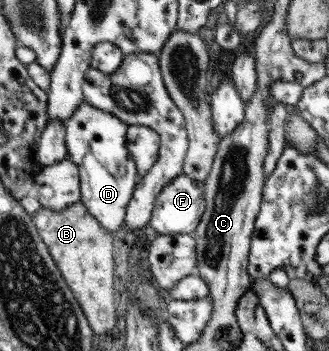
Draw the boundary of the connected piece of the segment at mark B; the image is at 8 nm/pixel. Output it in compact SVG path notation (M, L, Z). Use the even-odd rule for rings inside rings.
M79 201L65 209L52 210L41 205L31 216L33 225L48 247L51 257L60 269L63 279L81 303L93 333L103 335L115 327L115 301L113 300L113 233L101 227Z

